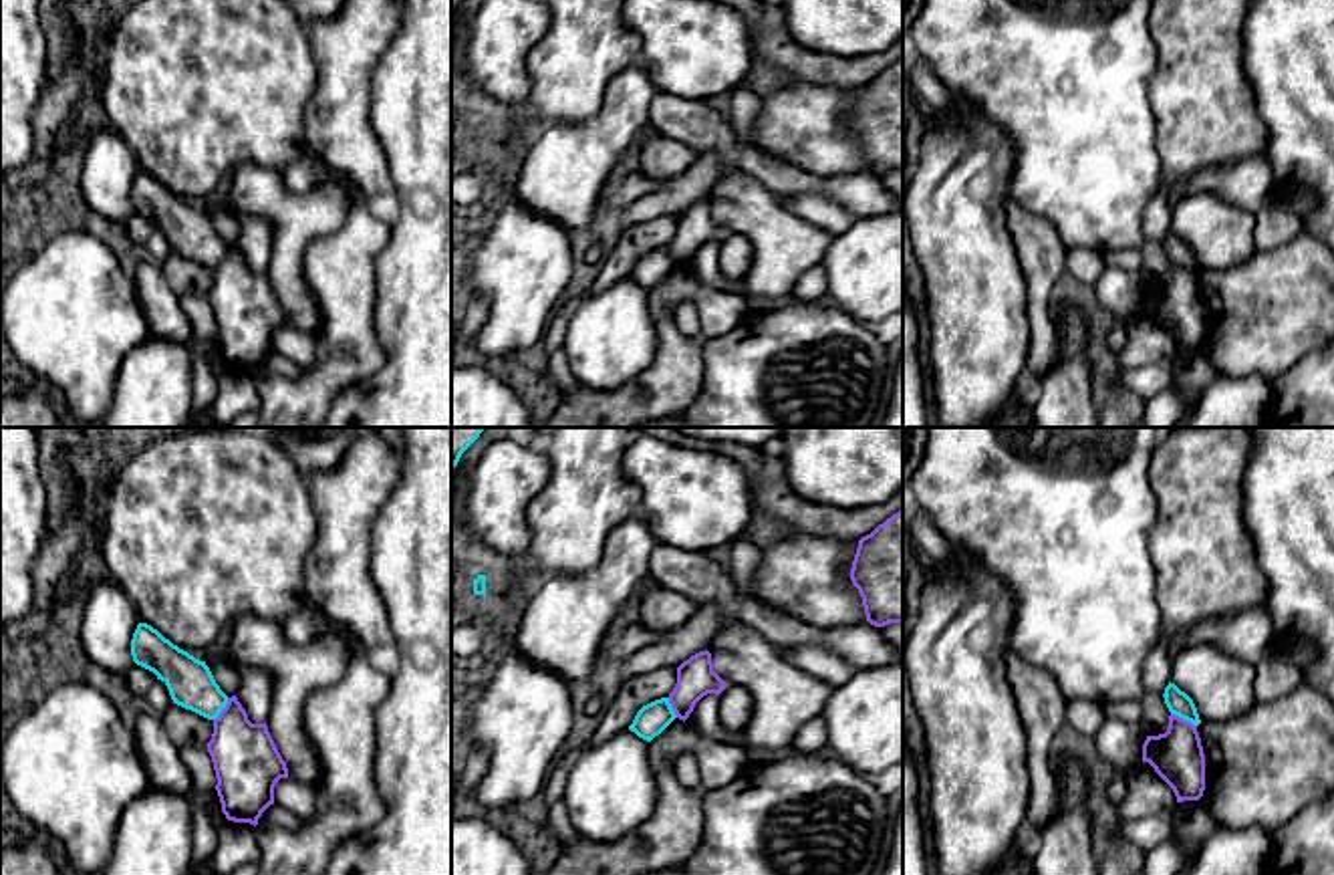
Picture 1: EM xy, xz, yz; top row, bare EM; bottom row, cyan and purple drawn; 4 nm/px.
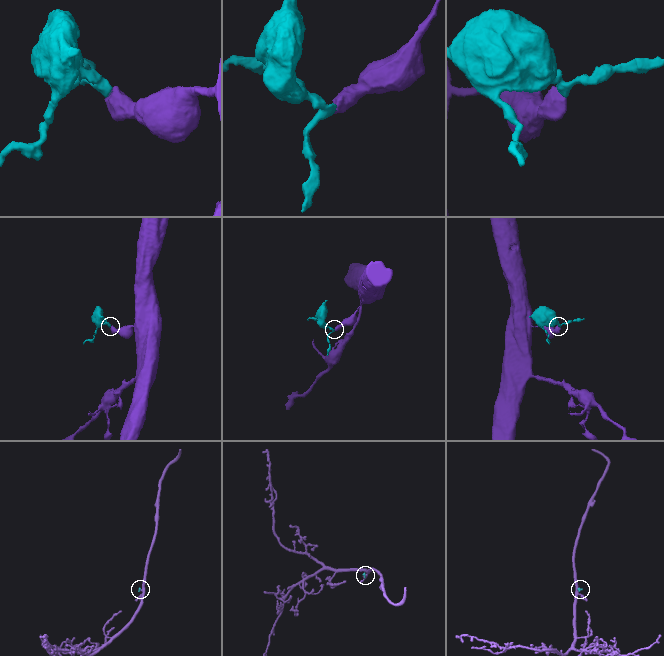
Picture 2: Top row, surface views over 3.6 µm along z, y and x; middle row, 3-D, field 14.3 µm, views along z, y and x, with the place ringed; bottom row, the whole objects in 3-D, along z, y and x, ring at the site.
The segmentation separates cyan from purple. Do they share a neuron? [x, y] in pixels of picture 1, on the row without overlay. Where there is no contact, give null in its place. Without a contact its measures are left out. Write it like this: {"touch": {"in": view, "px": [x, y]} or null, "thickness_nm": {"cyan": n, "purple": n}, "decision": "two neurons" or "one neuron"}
{"touch": {"in": "yz", "px": [1183, 267]}, "thickness_nm": {"cyan": 90, "purple": 220}, "decision": "two neurons"}

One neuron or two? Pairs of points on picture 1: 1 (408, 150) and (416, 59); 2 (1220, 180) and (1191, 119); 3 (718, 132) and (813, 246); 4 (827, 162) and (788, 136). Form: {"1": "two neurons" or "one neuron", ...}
{"1": "one neuron", "2": "two neurons", "3": "two neurons", "4": "one neuron"}

